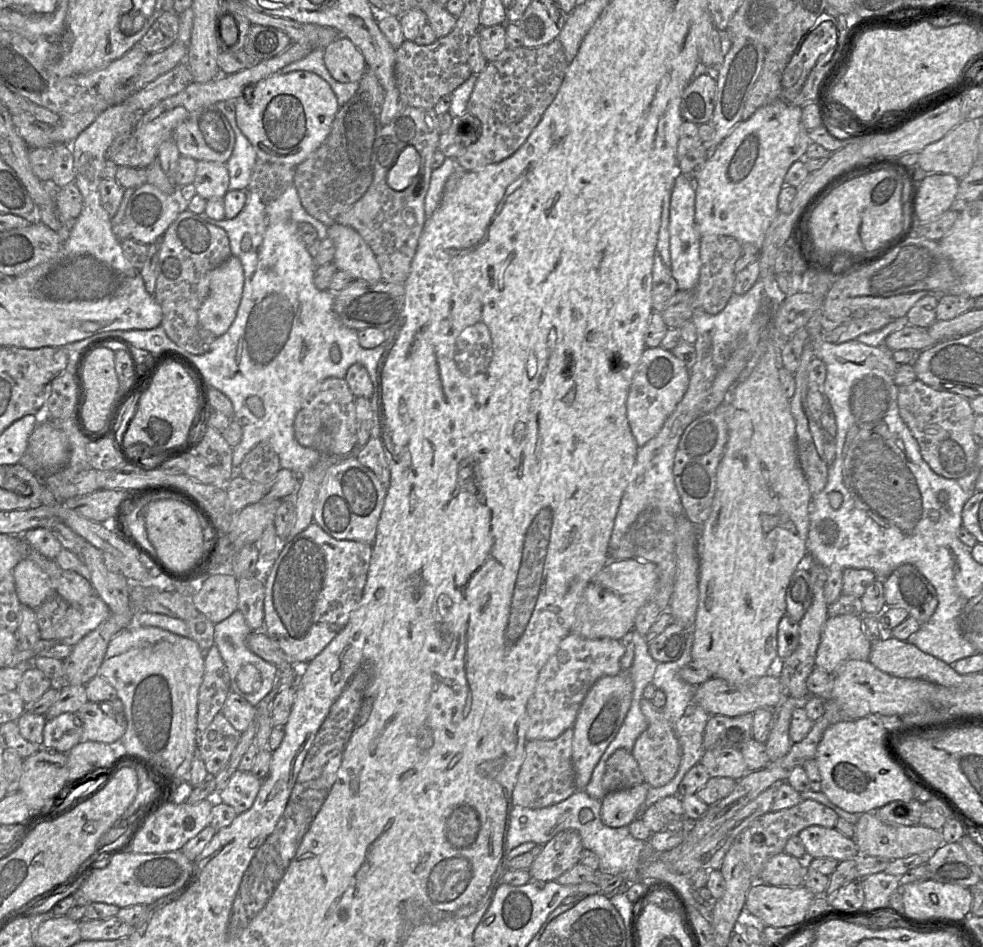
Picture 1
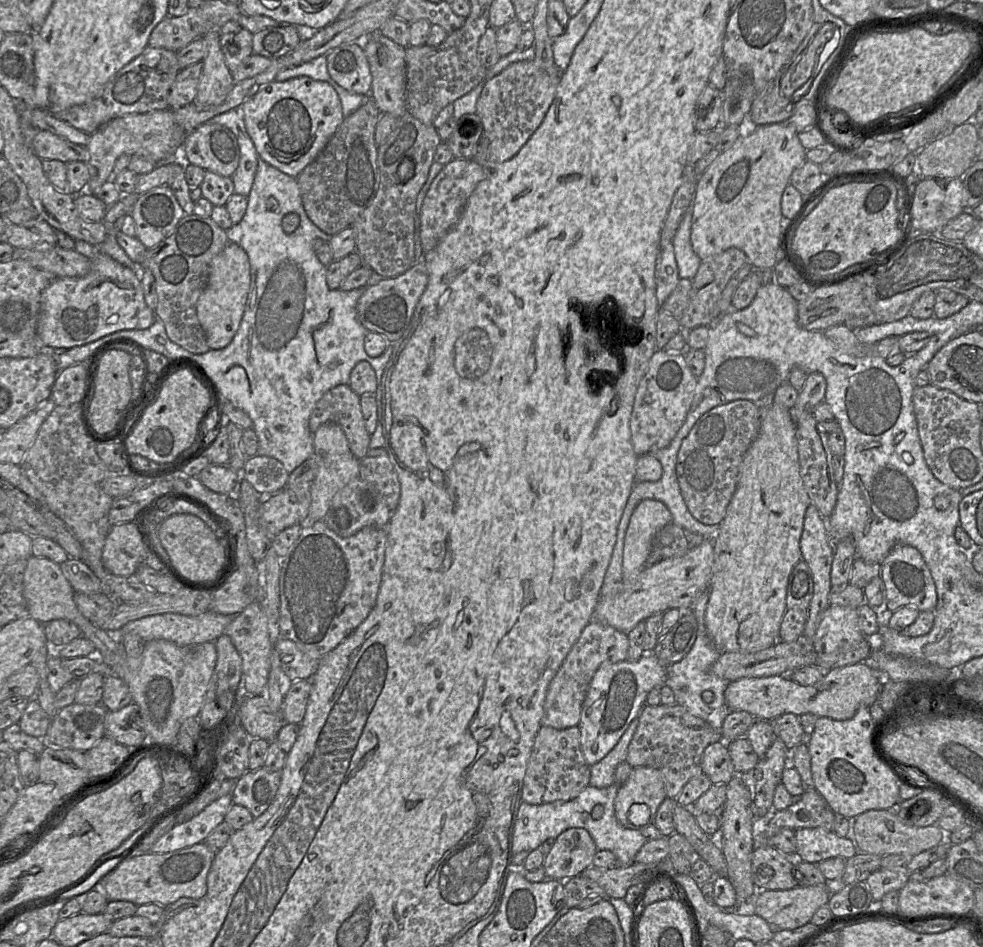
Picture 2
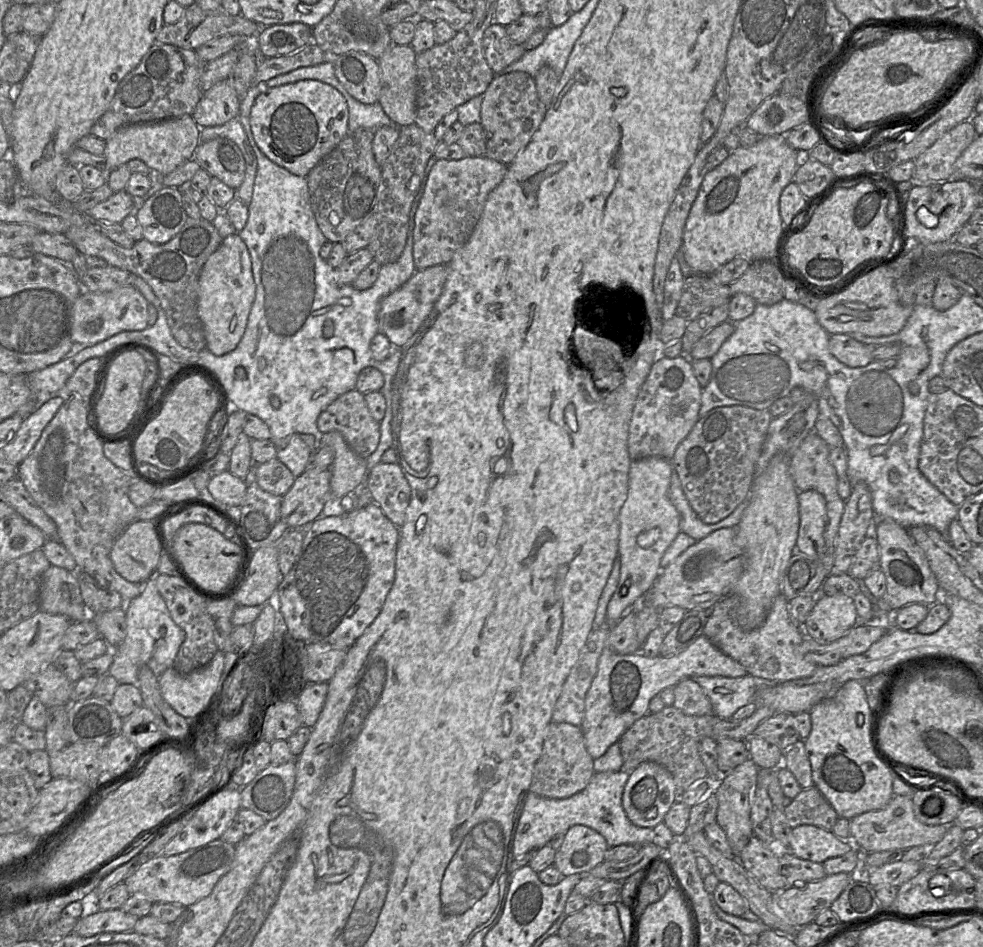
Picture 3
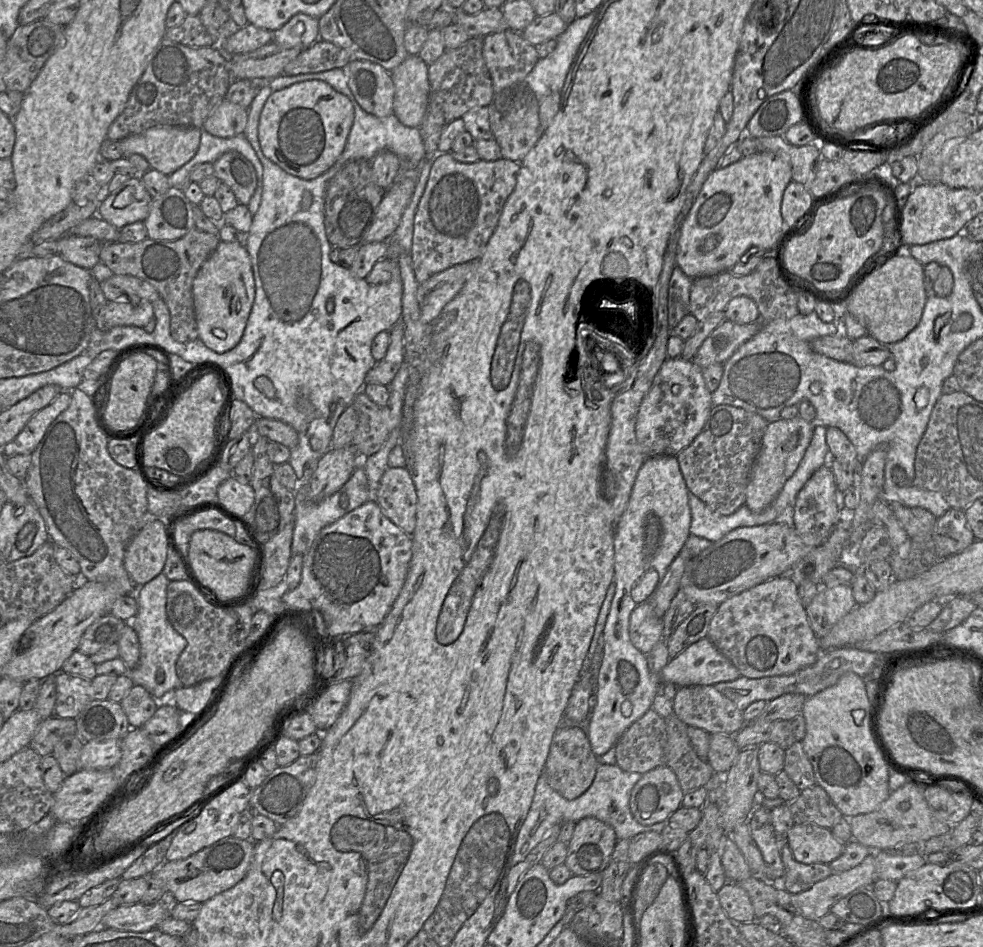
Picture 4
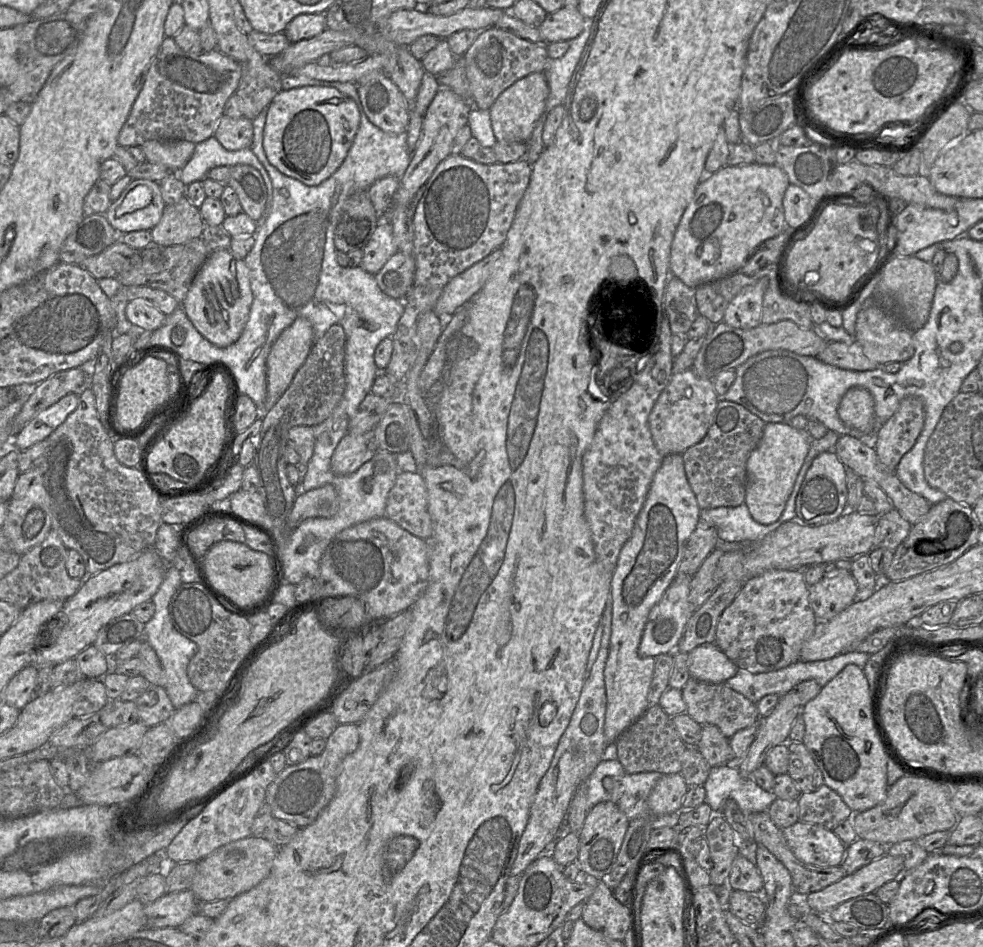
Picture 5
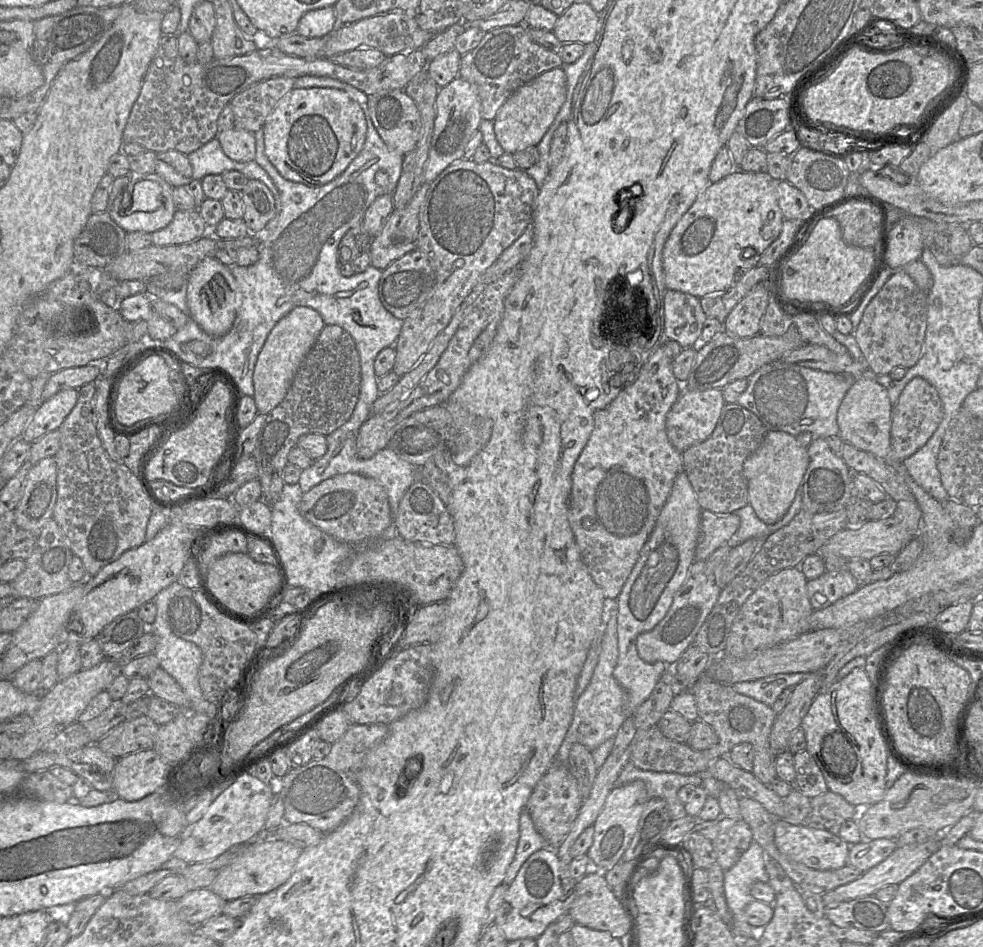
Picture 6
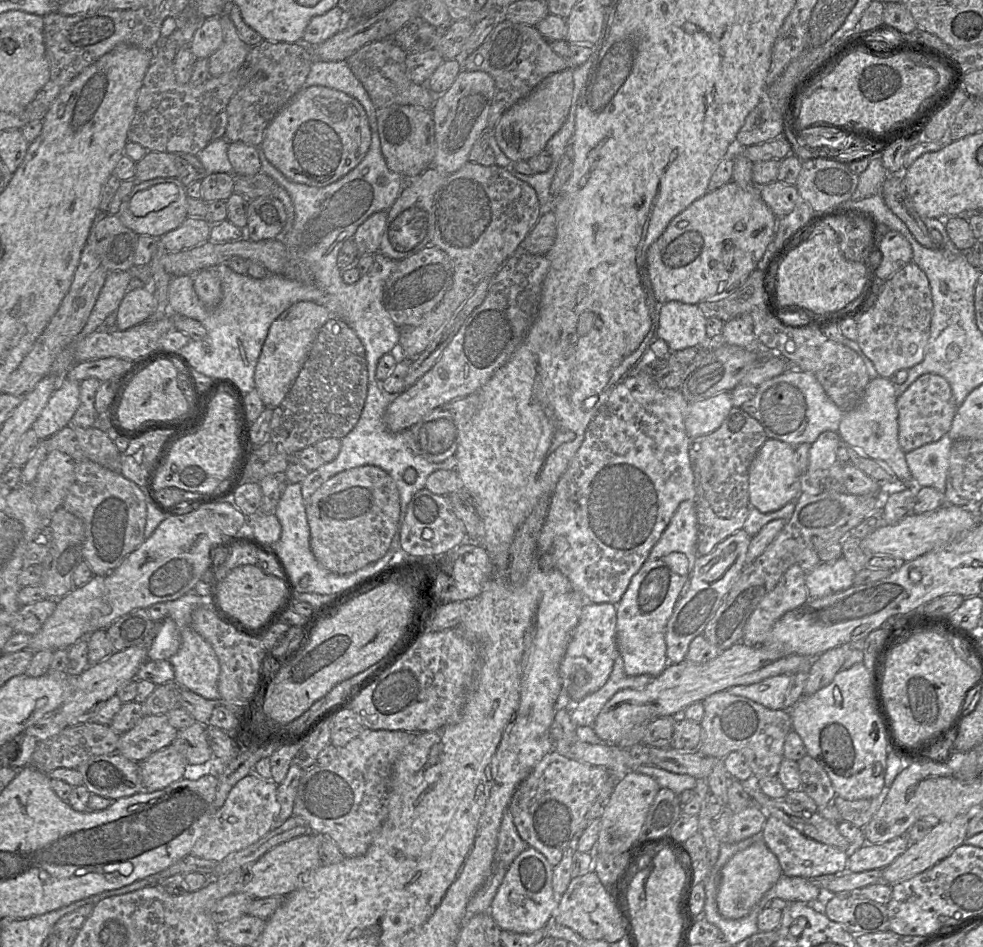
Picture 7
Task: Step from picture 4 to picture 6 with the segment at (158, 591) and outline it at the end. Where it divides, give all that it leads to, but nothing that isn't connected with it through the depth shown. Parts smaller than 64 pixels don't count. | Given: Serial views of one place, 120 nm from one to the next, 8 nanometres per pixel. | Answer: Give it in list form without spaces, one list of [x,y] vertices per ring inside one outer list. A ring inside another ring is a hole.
[[[177,582],[160,591],[153,602],[157,607],[155,621],[148,626],[148,630],[154,635],[156,647],[153,654],[157,657],[160,667],[164,669],[183,689],[191,702],[201,702],[205,700],[199,685],[199,669],[202,664],[203,655],[199,647],[193,642],[177,636],[169,624],[170,610],[173,600],[175,601],[179,593],[179,587],[183,587]]]

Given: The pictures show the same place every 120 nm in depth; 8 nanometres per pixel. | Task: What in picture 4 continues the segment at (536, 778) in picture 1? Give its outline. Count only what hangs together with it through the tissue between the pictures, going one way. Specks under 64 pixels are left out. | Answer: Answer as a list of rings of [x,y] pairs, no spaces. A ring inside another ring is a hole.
[[[558,727],[542,771],[549,786],[567,800],[582,795],[596,775],[598,757],[592,752],[587,734],[580,727]]]

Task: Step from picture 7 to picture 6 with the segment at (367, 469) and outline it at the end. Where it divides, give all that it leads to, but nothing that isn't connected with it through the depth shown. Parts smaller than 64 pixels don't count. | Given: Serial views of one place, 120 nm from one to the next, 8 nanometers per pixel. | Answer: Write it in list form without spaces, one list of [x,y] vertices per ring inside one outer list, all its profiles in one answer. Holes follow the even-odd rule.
[[[357,473],[328,478],[303,494],[299,510],[314,526],[334,538],[360,549],[363,542],[378,545],[379,538],[392,524],[392,513],[385,489],[374,479]]]

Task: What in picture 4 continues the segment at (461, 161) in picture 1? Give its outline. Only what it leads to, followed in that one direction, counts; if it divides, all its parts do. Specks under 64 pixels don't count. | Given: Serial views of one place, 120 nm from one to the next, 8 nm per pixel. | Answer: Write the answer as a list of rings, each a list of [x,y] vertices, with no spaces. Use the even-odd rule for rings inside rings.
[[[525,82],[512,85],[494,94],[488,109],[491,133],[500,147],[502,158],[520,163],[544,132],[535,93]]]

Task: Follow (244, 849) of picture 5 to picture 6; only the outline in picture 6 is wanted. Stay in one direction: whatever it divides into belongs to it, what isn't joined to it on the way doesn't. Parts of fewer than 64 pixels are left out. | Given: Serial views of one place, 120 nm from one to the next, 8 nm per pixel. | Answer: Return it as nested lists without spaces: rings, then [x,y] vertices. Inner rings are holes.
[[[268,841],[252,845],[233,863],[222,868],[209,888],[225,901],[268,893],[290,878],[302,850],[285,841]]]

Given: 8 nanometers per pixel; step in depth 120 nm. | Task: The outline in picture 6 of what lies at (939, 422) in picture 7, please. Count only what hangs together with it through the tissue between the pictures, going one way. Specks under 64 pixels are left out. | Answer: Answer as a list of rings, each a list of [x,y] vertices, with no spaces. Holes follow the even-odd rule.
[[[921,377],[909,381],[891,412],[890,443],[893,457],[904,461],[917,452],[937,430],[943,417],[943,403],[936,388]]]

